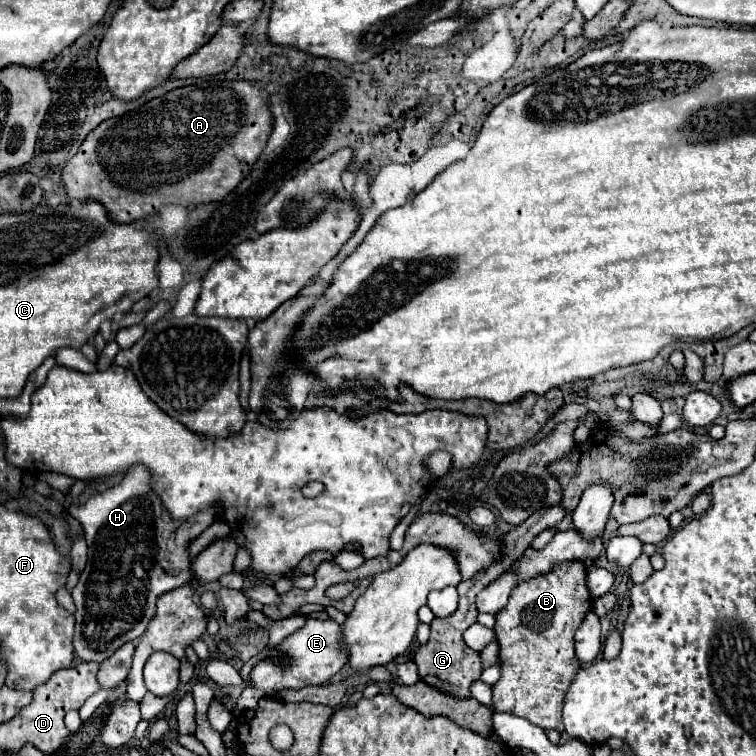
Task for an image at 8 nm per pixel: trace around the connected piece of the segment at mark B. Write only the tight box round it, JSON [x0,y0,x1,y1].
[492,560,592,730]

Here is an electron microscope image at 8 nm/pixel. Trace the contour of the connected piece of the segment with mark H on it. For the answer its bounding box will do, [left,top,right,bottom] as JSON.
[70,466,214,662]

